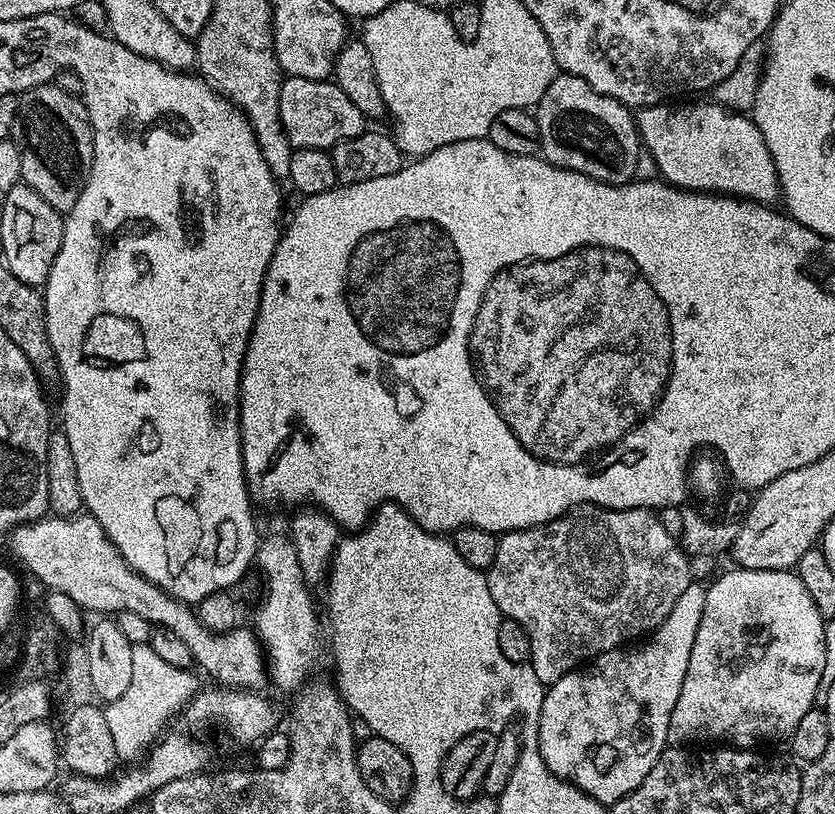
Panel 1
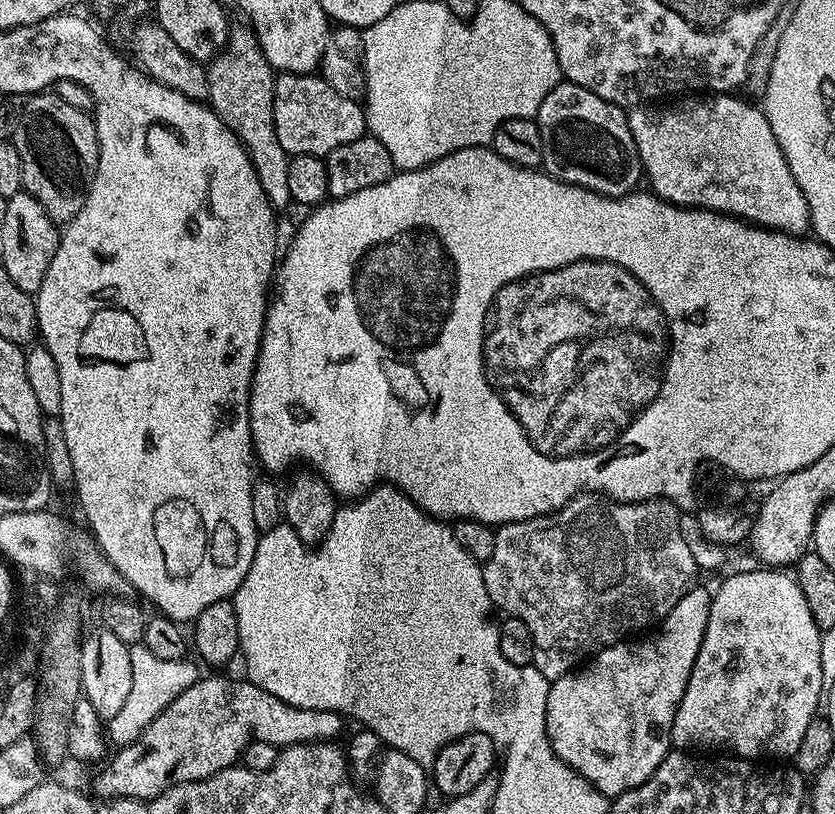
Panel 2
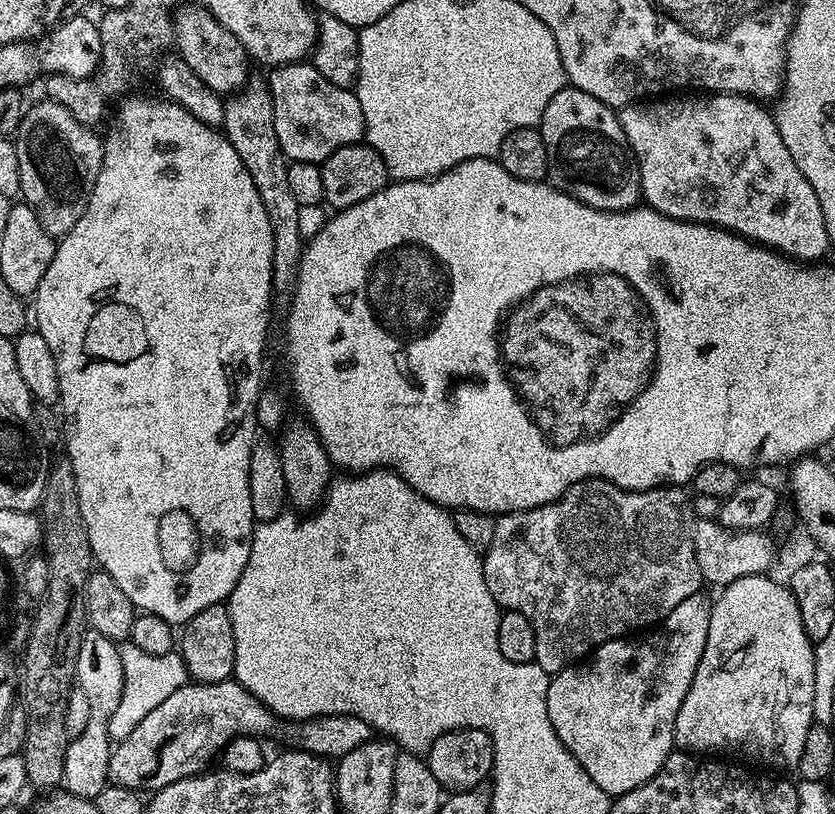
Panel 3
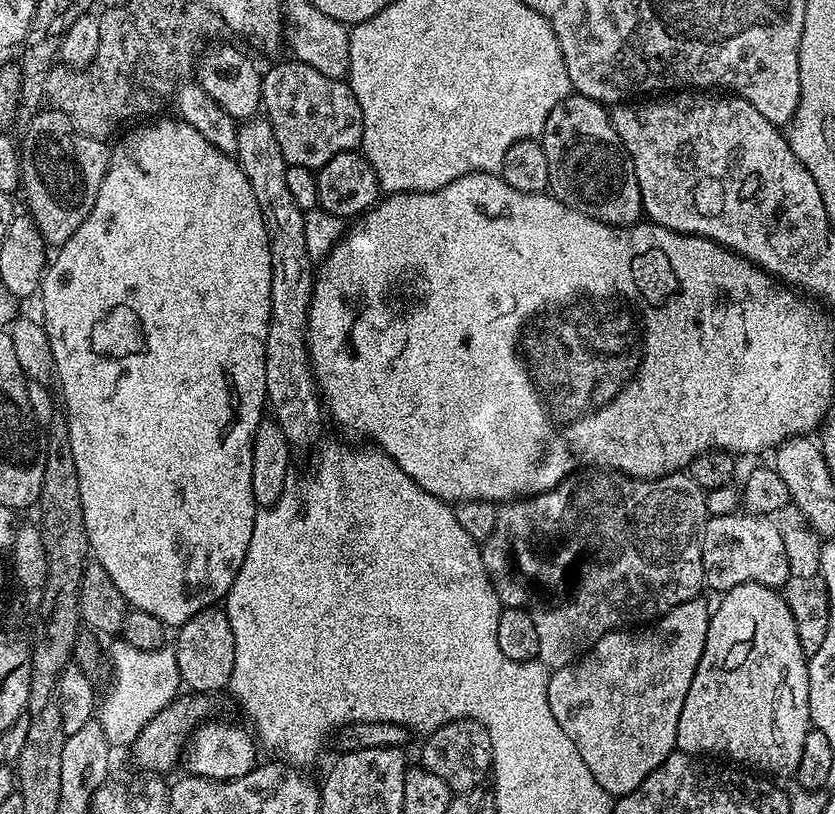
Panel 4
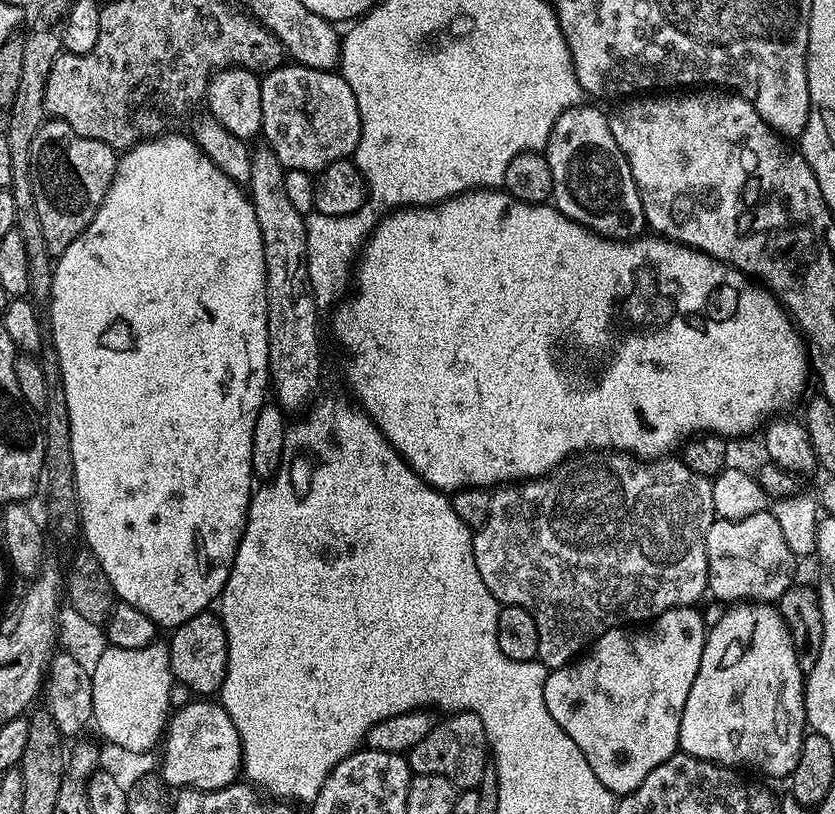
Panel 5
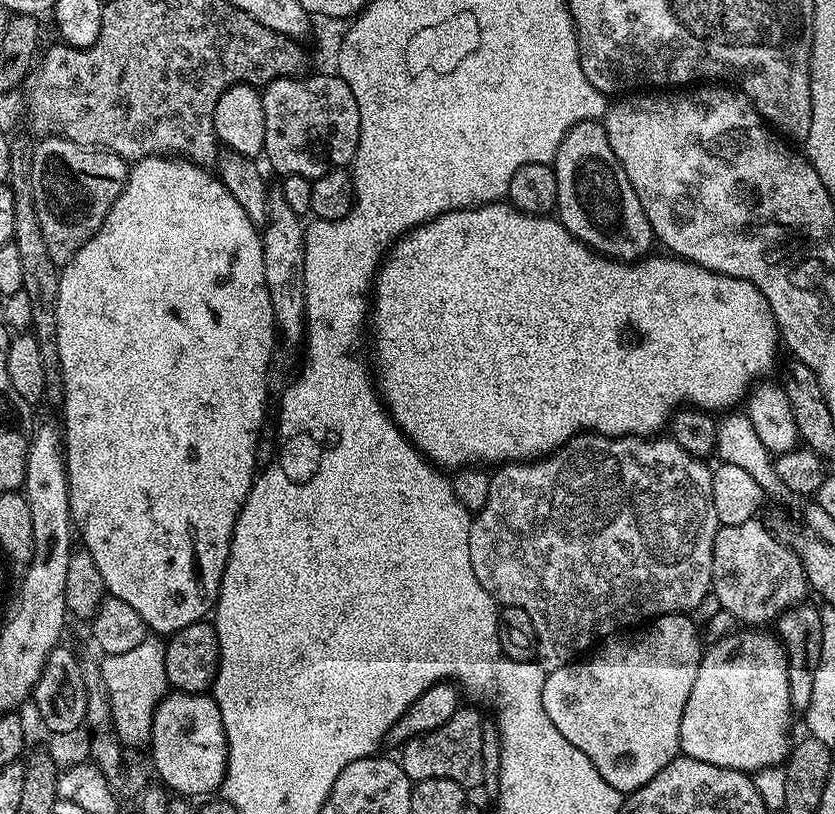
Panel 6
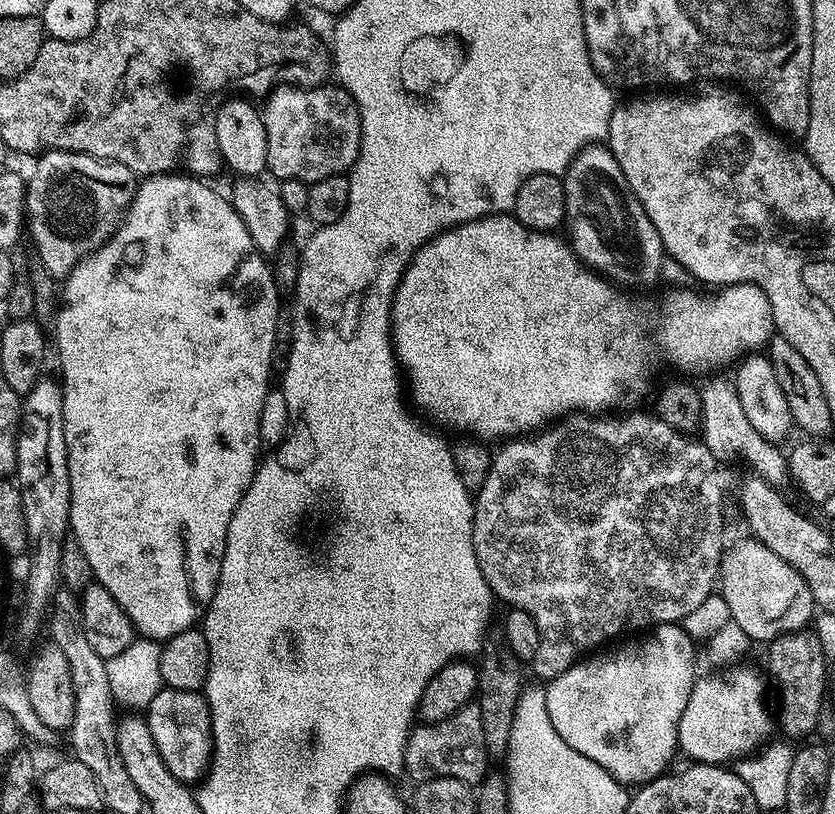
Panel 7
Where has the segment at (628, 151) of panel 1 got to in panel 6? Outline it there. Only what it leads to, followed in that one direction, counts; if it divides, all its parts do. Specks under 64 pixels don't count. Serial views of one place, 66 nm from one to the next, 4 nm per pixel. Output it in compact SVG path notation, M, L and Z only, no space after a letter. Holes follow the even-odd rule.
M583 120L568 129L554 161L558 198L555 215L564 229L594 252L609 260L635 262L653 251L652 227L618 162L600 120Z

